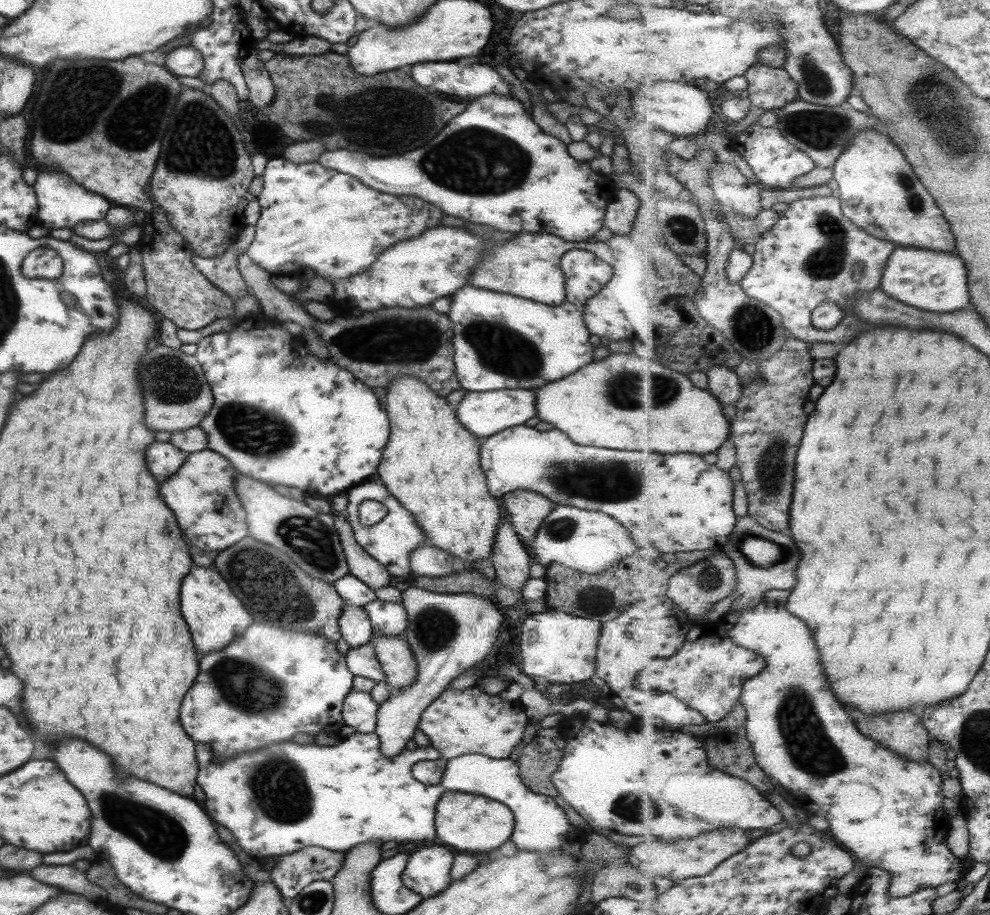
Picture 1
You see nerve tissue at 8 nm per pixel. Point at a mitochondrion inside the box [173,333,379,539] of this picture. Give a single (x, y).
(245, 428)

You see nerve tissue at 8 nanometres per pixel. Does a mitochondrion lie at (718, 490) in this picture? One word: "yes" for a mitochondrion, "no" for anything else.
no

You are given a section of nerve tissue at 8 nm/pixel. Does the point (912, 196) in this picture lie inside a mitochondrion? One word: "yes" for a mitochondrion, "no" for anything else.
yes

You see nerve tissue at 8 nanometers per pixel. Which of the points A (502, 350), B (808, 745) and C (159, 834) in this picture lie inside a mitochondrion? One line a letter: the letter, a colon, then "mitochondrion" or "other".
A: mitochondrion
B: mitochondrion
C: mitochondrion

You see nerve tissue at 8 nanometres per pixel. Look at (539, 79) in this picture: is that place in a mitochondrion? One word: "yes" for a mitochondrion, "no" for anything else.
no

